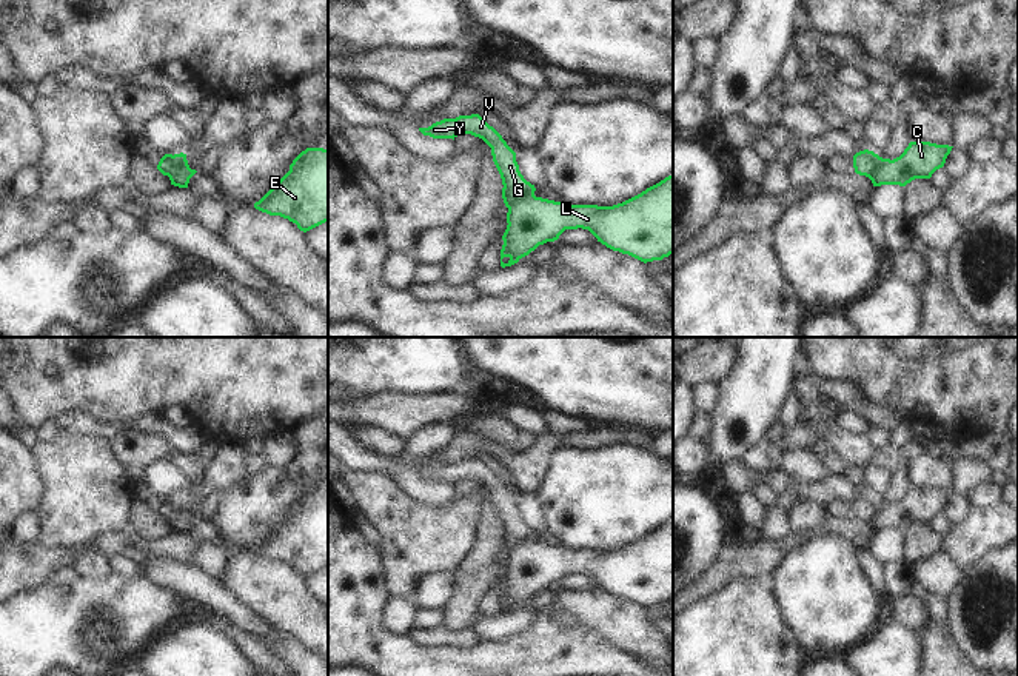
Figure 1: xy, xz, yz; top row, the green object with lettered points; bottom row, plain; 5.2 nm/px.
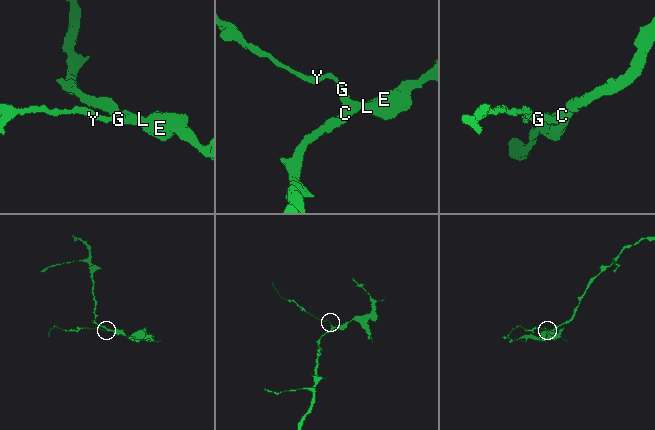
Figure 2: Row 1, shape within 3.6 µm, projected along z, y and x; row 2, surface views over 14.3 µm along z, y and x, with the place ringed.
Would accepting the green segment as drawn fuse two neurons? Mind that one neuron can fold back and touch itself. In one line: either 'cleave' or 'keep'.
cleave

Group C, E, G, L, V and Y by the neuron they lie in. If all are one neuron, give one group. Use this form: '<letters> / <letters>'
C E L / G V Y

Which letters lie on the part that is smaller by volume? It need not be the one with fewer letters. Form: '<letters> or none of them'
G, V, Y

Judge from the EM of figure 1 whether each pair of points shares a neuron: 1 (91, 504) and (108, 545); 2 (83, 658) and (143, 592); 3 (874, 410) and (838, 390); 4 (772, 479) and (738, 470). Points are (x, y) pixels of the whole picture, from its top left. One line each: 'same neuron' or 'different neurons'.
1: different neurons
2: same neuron
3: same neuron
4: same neuron

